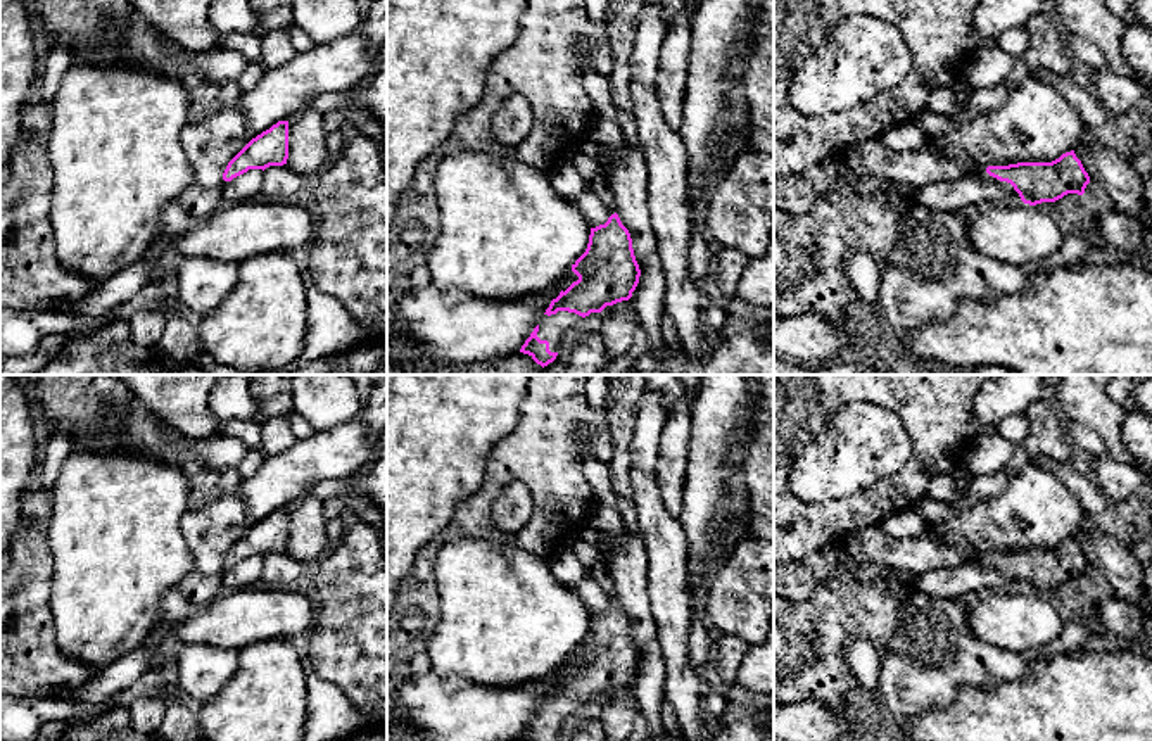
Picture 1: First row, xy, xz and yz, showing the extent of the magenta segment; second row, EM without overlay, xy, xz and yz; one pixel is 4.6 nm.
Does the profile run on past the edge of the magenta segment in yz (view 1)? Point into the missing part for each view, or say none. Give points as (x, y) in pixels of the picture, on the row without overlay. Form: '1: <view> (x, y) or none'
1: yz (985, 562)

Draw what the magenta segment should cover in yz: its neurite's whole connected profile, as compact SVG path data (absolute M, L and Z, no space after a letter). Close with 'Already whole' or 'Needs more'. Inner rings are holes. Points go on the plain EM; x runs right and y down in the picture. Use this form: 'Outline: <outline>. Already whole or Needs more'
Outline: M1074 537L1052 549L988 553L981 565L998 568L1007 577L1016 577L1021 587L1029 592L1055 589L1067 580L1083 582L1090 570L1090 563Z. Needs more

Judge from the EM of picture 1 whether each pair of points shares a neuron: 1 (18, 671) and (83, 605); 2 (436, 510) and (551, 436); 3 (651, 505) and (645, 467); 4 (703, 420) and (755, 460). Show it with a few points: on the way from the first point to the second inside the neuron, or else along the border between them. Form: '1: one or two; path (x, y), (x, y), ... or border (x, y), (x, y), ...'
1: two; border (47, 593), (56, 643), (68, 655), (83, 662)
2: two; border (498, 441), (487, 458), (484, 482), (455, 508)
3: one; path (646, 496), (645, 475)
4: two; border (750, 410), (748, 439), (736, 463)

